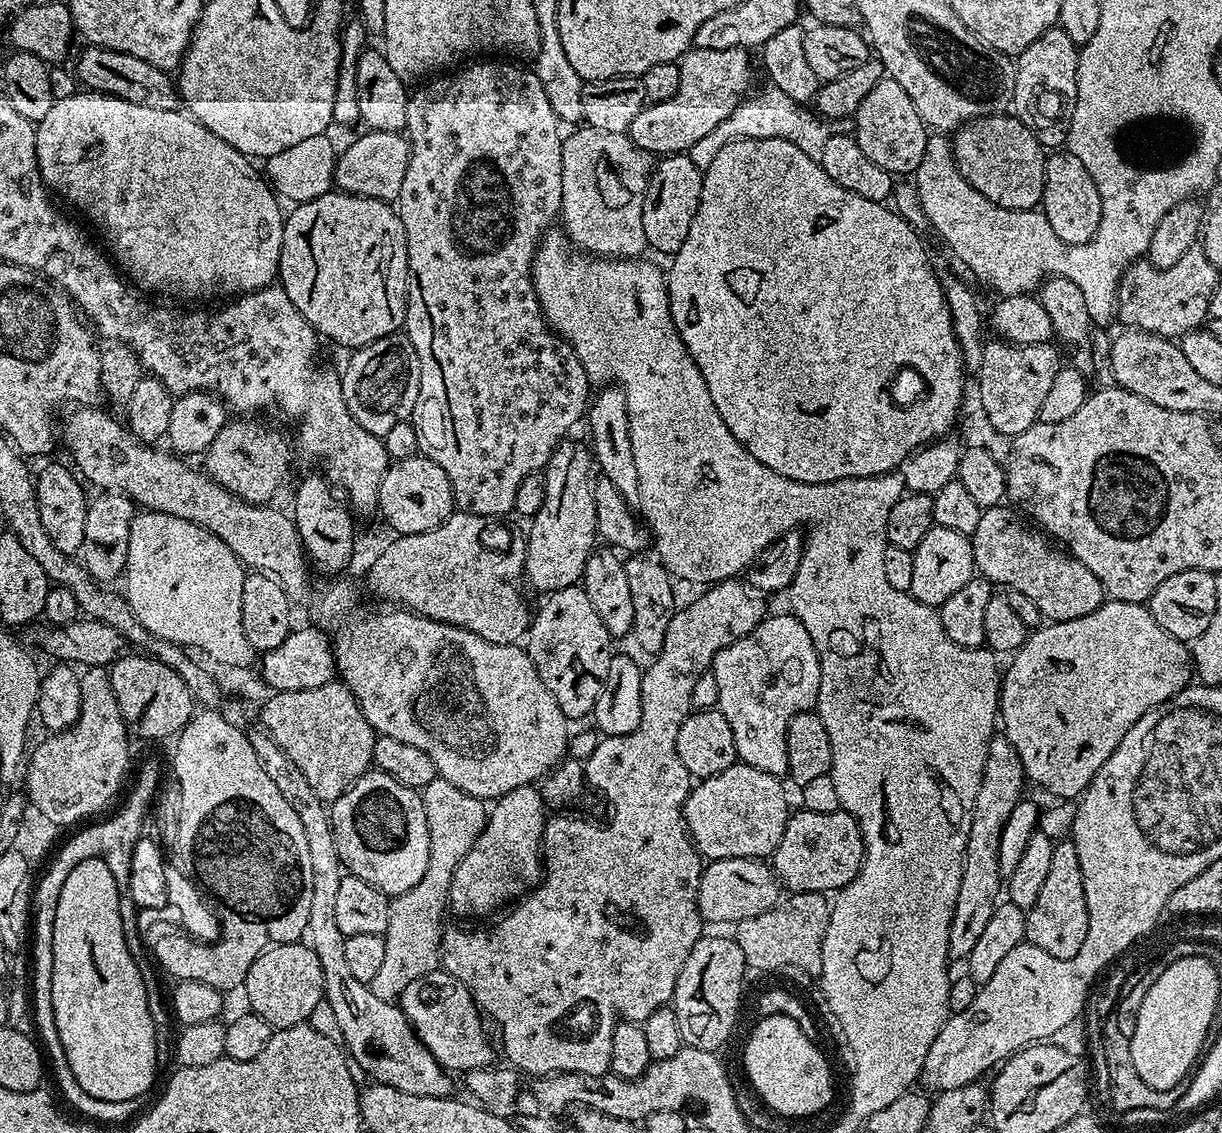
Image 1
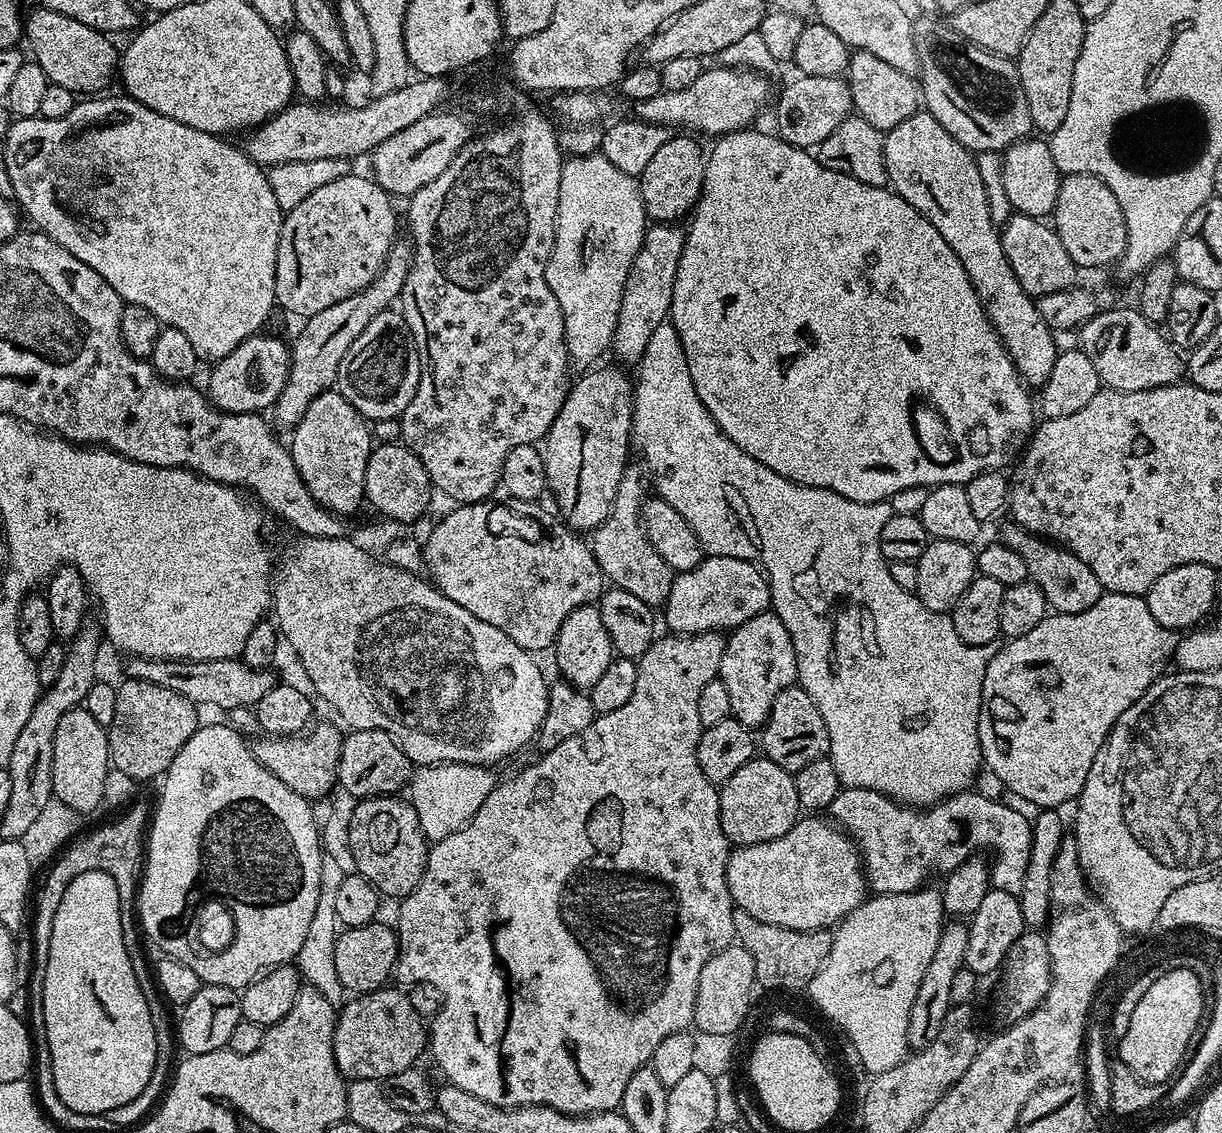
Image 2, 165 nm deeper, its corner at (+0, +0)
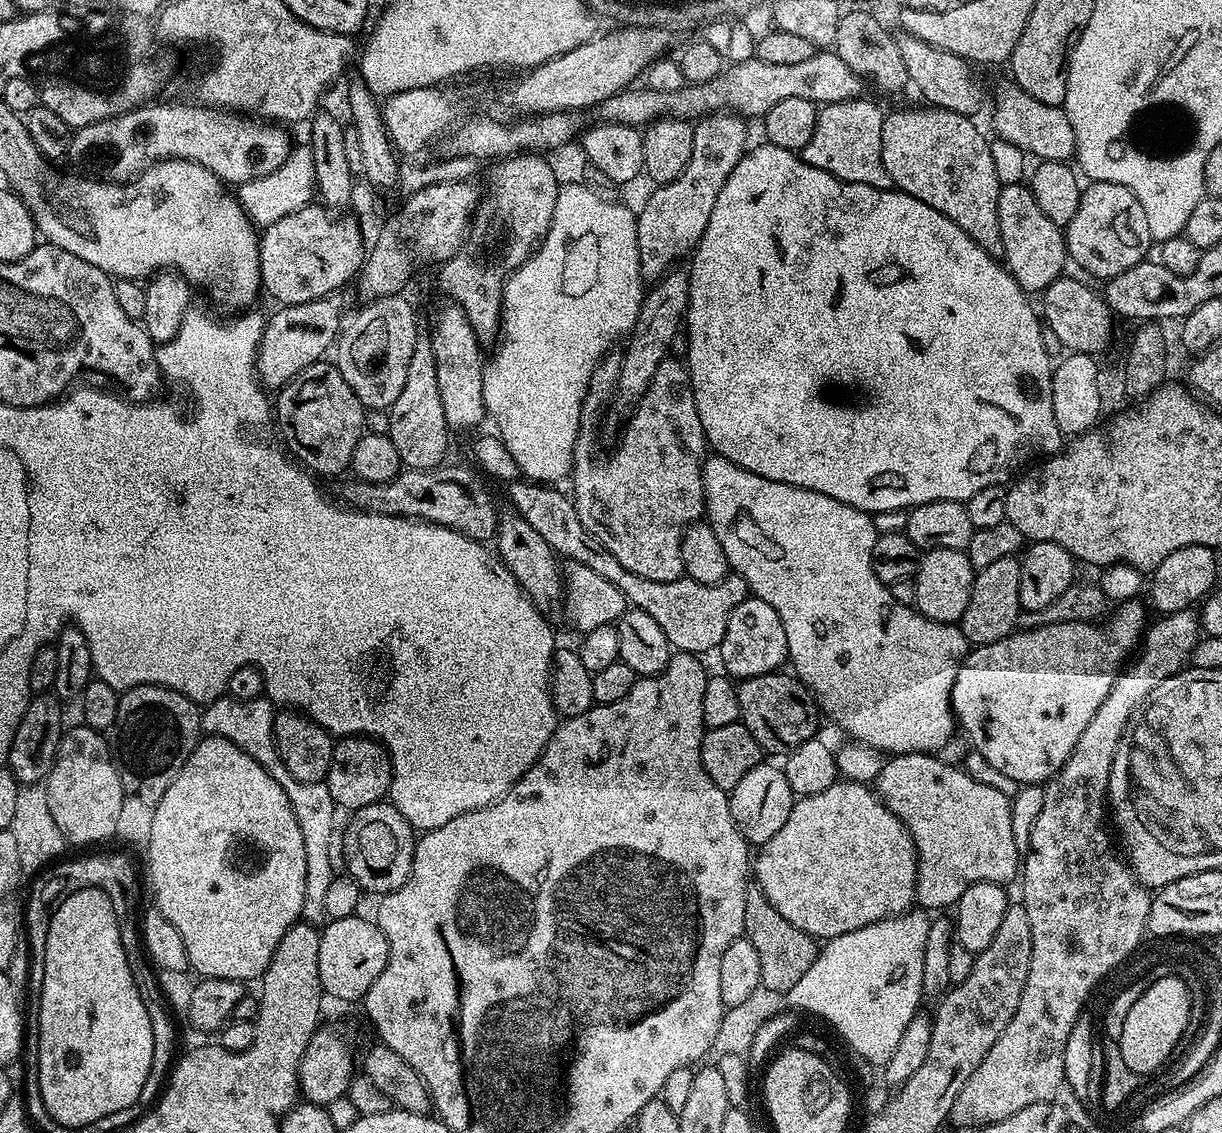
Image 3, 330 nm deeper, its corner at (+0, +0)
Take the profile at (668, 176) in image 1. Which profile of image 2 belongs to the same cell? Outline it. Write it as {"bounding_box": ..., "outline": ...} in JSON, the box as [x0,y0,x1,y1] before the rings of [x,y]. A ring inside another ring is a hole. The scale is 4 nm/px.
{"bounding_box":[638,134,705,222],"outline":[[[692,134],[669,135],[666,146],[654,153],[646,170],[638,178],[644,215],[652,222],[680,222],[687,217],[700,200],[700,191],[704,185],[705,149],[700,149],[697,137]]]}

